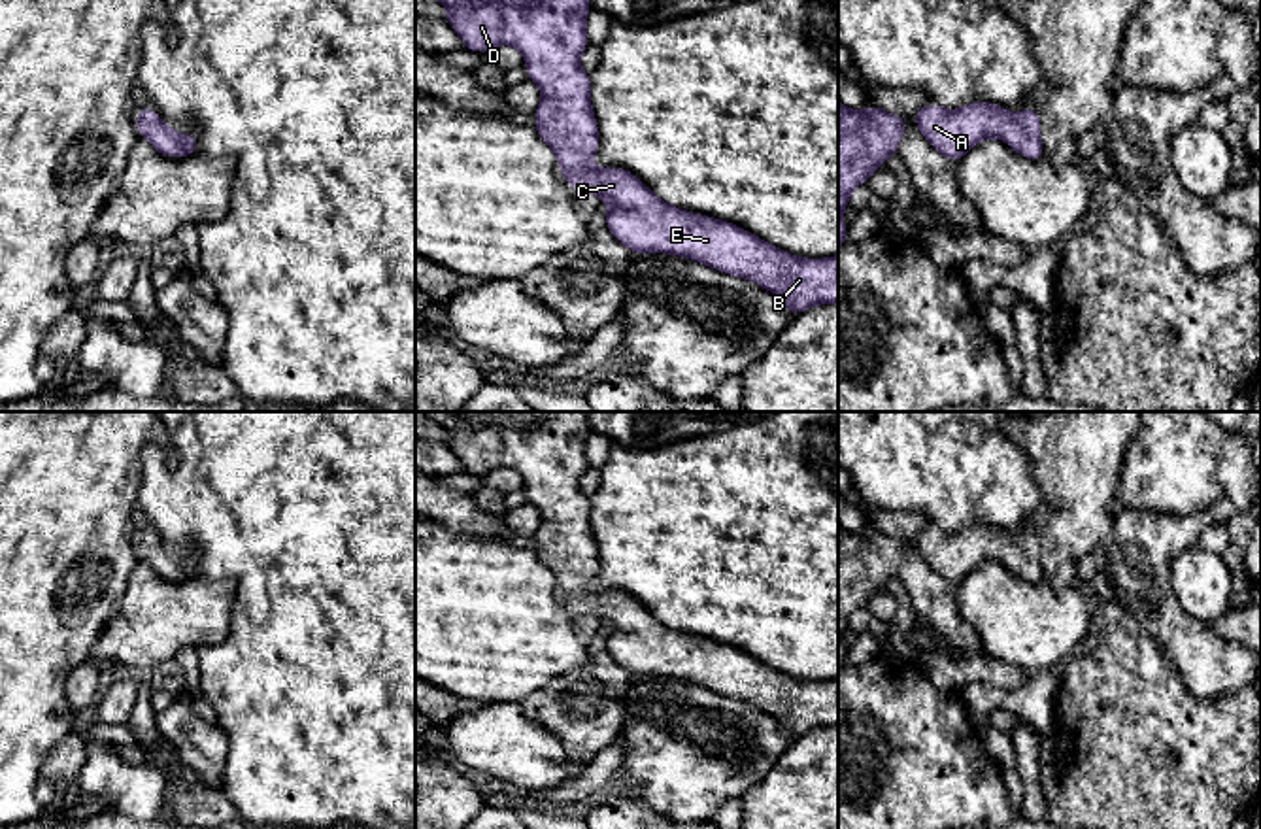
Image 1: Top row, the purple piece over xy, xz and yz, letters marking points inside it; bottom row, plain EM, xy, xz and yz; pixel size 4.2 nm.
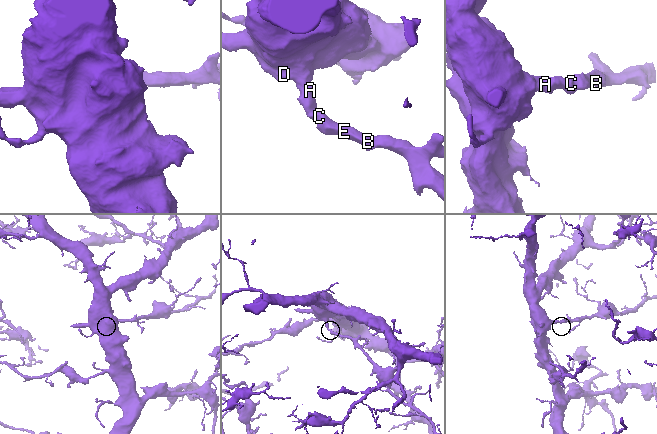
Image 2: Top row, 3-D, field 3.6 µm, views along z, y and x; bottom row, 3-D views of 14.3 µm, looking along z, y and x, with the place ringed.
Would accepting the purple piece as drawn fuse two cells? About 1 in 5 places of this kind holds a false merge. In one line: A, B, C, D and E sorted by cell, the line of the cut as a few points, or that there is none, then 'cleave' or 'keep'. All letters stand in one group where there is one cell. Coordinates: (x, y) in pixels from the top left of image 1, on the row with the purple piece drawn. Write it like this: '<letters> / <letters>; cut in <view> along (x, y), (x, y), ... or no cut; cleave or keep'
A B C D E; no cut; keep

